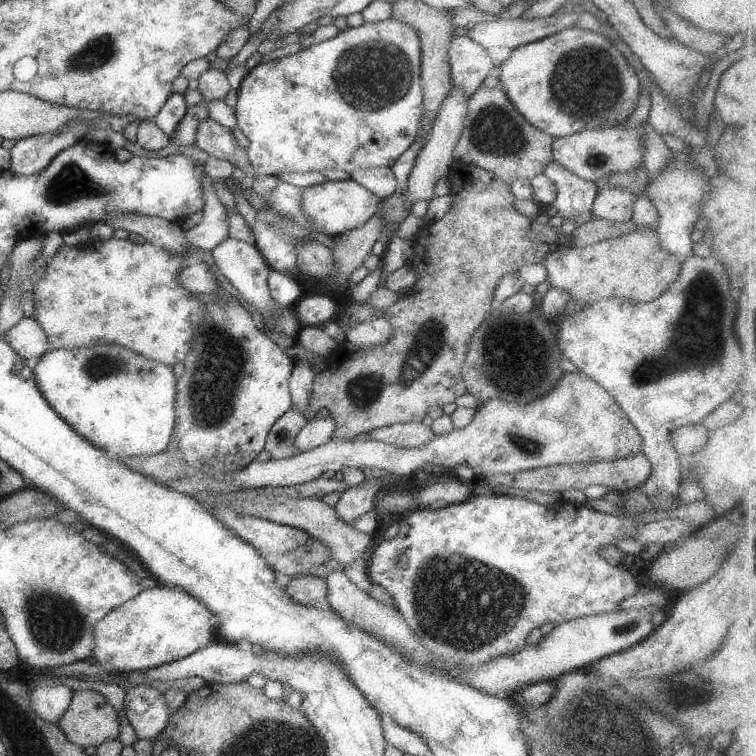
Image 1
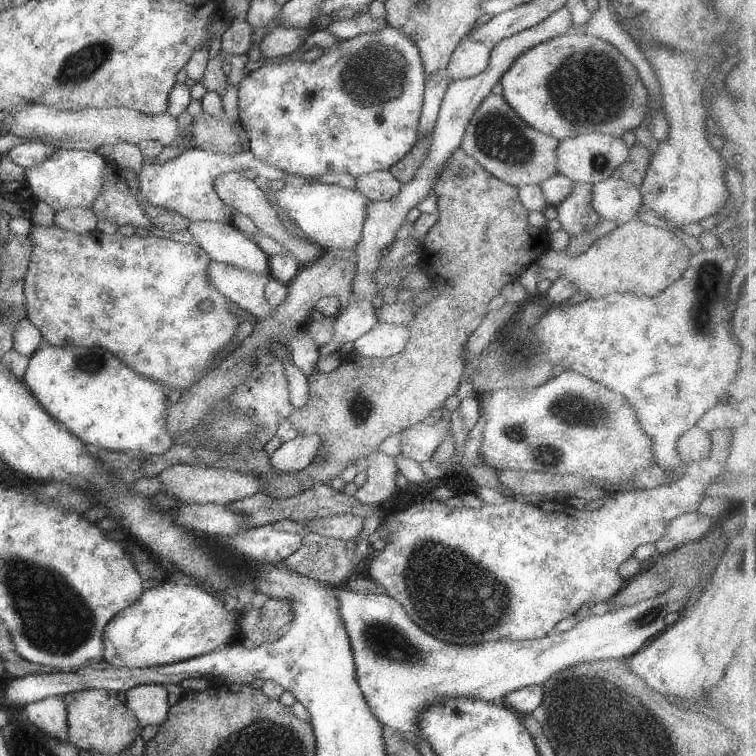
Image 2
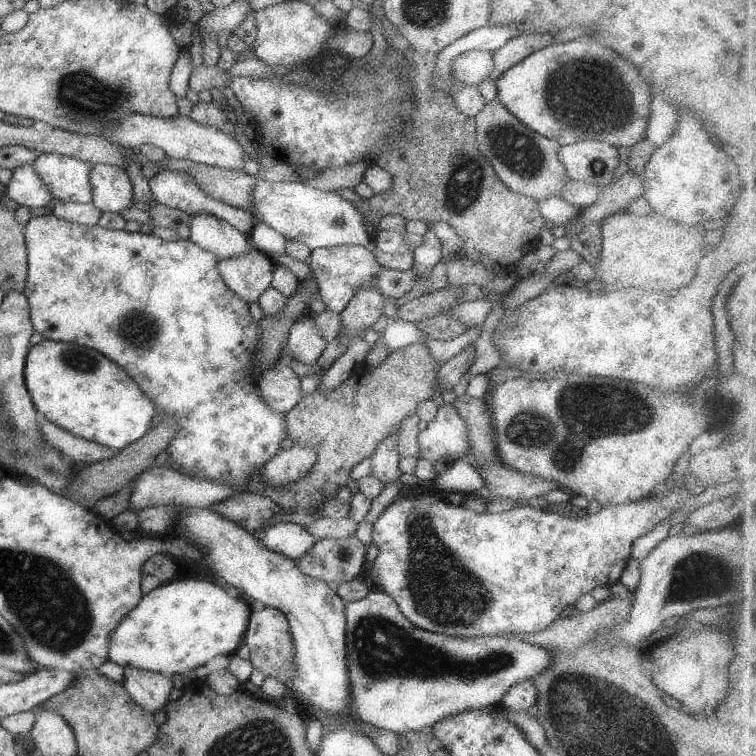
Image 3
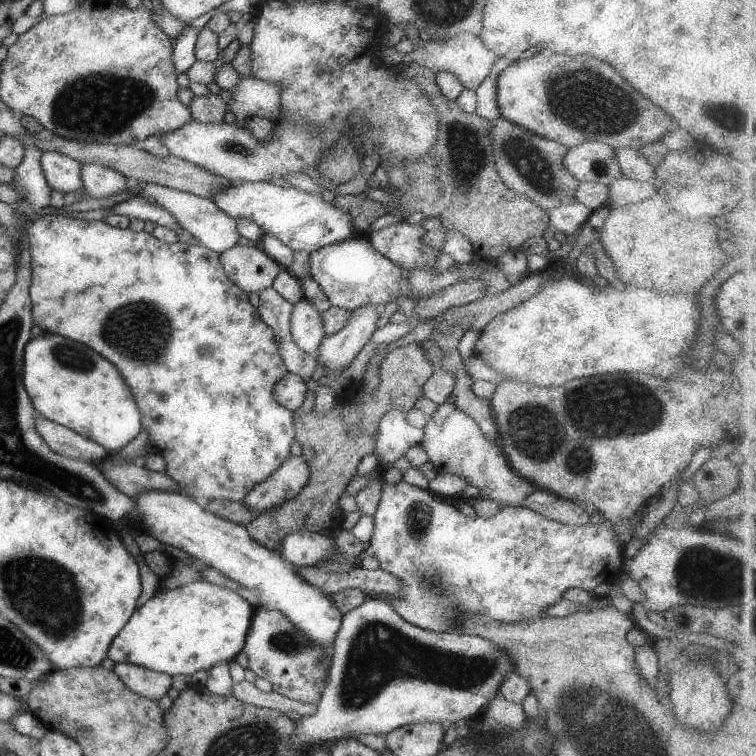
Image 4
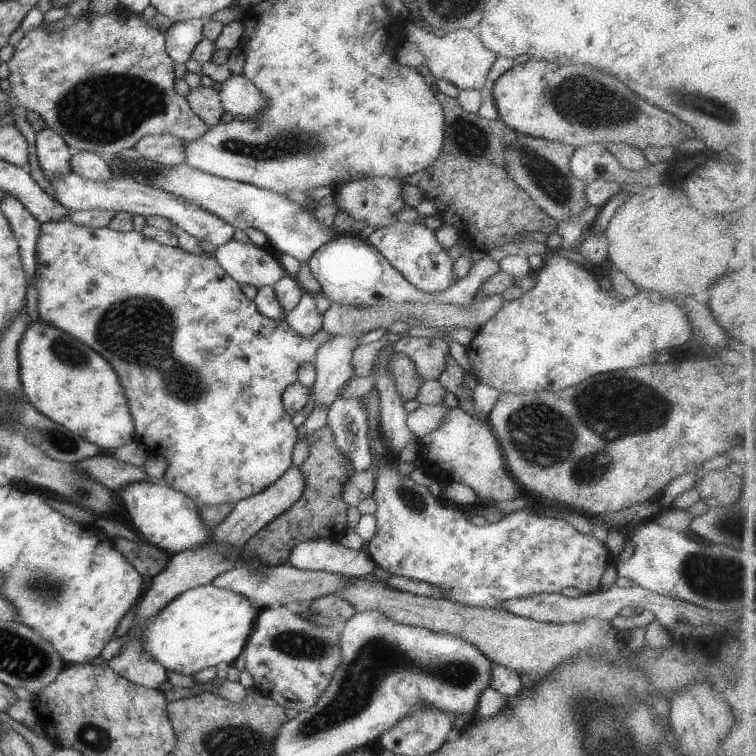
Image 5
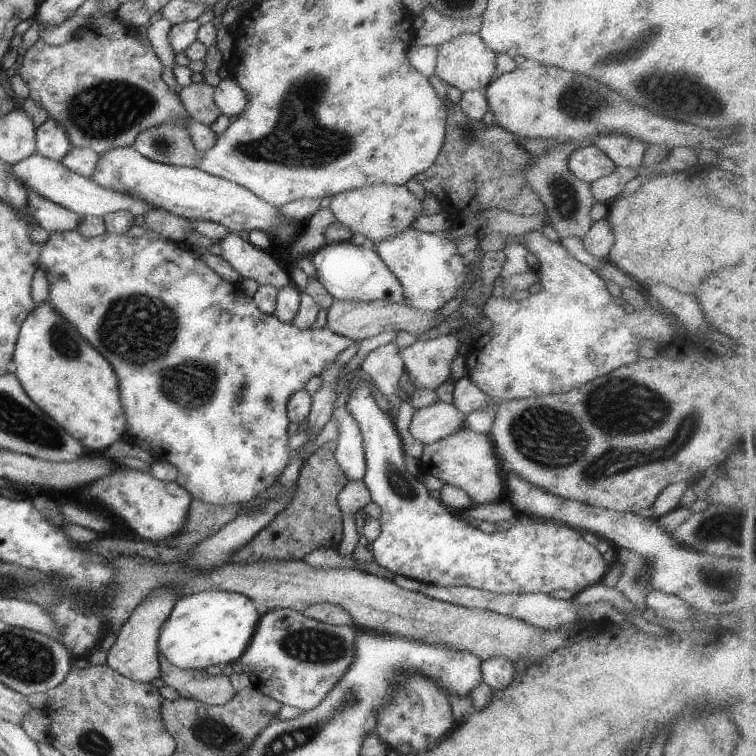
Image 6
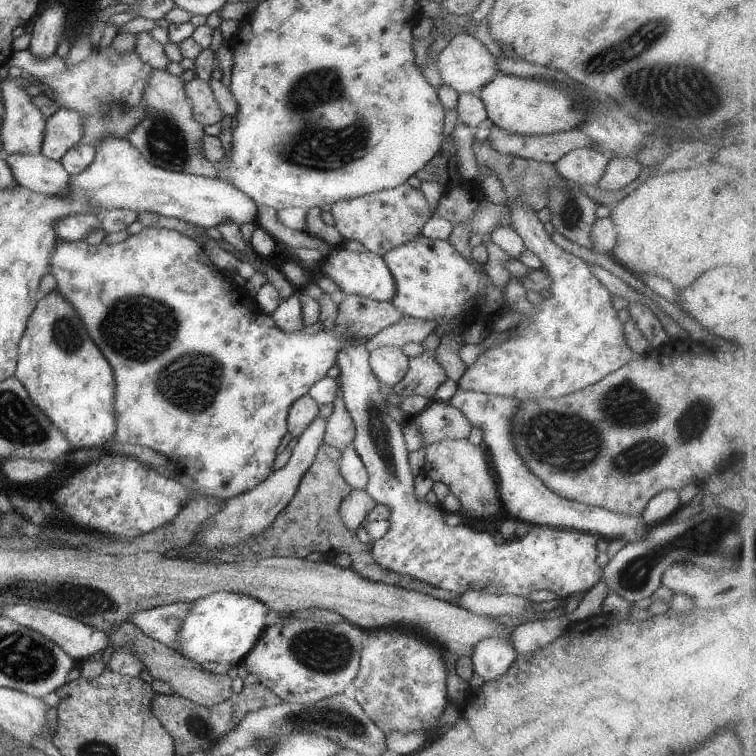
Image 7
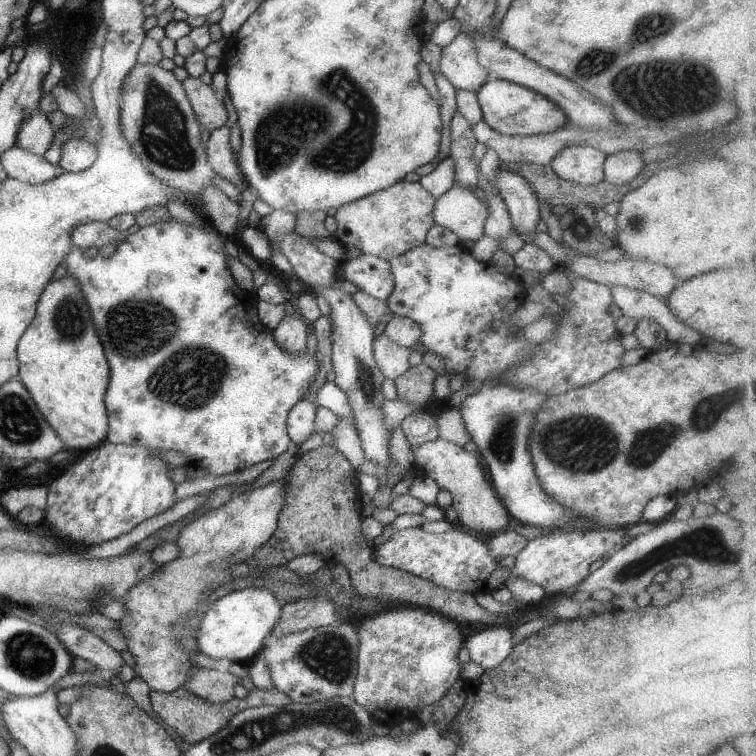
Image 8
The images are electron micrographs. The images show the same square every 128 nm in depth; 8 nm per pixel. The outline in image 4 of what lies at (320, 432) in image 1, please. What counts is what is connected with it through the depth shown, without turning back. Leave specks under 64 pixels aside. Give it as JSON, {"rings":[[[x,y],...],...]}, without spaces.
{"rings":[[[288,457],[266,480],[259,482],[244,498],[243,503],[257,513],[277,507],[295,497],[308,484],[311,470],[301,457]]]}

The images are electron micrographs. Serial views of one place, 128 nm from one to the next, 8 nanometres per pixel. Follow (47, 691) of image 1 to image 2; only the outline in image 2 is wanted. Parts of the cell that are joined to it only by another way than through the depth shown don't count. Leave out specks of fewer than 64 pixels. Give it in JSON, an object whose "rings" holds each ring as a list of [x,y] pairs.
{"rings":[[[54,695],[27,704],[23,714],[41,734],[46,733],[59,741],[68,741],[67,708],[63,696]]]}

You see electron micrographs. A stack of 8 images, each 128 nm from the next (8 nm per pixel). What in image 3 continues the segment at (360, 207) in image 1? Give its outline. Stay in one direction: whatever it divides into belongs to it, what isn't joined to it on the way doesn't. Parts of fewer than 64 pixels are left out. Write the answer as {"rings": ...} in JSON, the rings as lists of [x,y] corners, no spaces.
{"rings":[[[261,175],[252,191],[253,208],[262,223],[287,239],[297,240],[311,250],[342,245],[372,246],[361,212],[336,191],[321,191],[306,182],[283,181],[278,175]]]}

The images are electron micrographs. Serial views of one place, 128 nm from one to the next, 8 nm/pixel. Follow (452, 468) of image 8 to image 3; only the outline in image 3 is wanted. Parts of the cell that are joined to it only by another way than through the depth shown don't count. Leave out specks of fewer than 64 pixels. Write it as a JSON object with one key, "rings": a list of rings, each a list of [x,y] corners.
{"rings":[[[439,403],[439,409],[432,421],[426,422],[427,427],[420,430],[418,434],[418,442],[420,449],[419,458],[428,459],[431,463],[436,463],[440,458],[444,458],[444,463],[452,463],[460,457],[466,458],[466,462],[470,462],[472,466],[482,475],[485,486],[492,492],[497,498],[506,499],[512,498],[512,500],[528,500],[532,496],[544,496],[546,493],[550,493],[552,489],[560,488],[558,483],[549,481],[548,479],[542,479],[528,473],[517,471],[515,468],[505,465],[500,460],[493,463],[486,464],[485,467],[476,468],[476,463],[473,463],[474,456],[471,452],[471,442],[469,441],[469,428],[466,421],[460,416],[457,408],[454,405]]]}

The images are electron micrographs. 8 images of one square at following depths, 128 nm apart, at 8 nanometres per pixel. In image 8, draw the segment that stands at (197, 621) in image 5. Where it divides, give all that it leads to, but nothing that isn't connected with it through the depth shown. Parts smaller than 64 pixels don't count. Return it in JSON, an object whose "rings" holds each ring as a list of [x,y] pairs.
{"rings":[[[246,588],[218,598],[208,606],[196,630],[196,653],[212,659],[227,658],[232,663],[249,665],[265,646],[266,636],[271,635],[274,624],[280,620],[282,608],[268,588]]]}

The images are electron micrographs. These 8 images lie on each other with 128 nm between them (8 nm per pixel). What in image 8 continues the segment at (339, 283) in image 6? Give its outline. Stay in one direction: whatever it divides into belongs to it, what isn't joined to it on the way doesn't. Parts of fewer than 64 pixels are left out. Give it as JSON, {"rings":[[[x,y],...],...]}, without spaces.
{"rings":[[[373,255],[349,257],[339,264],[339,275],[354,283],[359,290],[382,301],[387,301],[395,286],[394,276],[388,261]]]}

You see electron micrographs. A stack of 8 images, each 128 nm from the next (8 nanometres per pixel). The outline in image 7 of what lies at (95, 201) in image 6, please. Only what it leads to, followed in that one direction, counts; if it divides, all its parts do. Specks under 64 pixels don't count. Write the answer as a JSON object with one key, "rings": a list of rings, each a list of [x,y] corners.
{"rings":[[[42,153],[9,154],[5,155],[5,161],[17,184],[28,190],[48,196],[58,196],[68,190],[71,175],[60,161],[49,159]]]}

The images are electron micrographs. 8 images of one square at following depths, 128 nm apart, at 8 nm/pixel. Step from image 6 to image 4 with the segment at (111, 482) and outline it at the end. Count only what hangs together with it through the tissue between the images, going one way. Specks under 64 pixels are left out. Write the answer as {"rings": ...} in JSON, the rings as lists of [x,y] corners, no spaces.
{"rings":[[[146,491],[140,493],[134,500],[139,518],[148,528],[149,534],[162,544],[182,549],[186,554],[202,561],[206,567],[223,572],[228,578],[253,590],[258,600],[257,606],[276,604],[277,610],[282,611],[296,628],[300,629],[317,647],[325,648],[325,657],[331,660],[333,642],[340,628],[343,614],[333,604],[327,594],[322,594],[317,588],[300,578],[300,575],[286,566],[286,560],[278,551],[268,550],[258,544],[249,534],[245,525],[239,525],[217,517],[208,512],[194,497],[176,491]]]}

